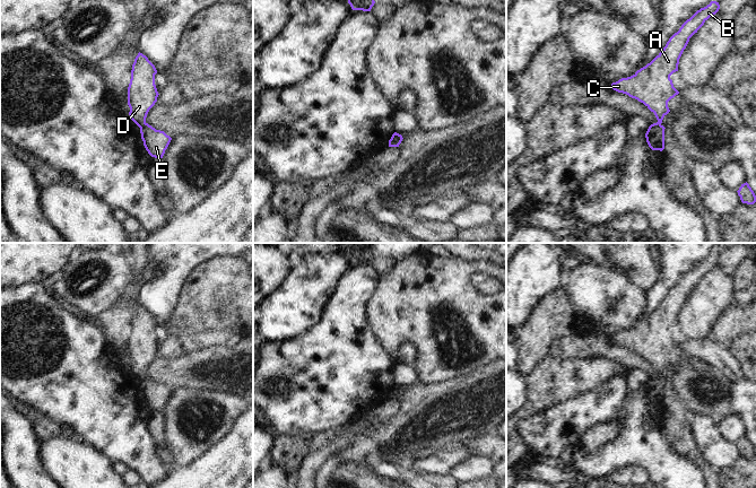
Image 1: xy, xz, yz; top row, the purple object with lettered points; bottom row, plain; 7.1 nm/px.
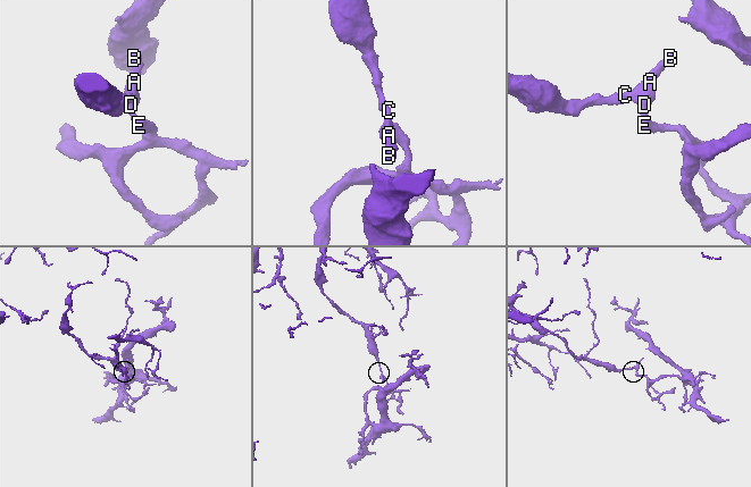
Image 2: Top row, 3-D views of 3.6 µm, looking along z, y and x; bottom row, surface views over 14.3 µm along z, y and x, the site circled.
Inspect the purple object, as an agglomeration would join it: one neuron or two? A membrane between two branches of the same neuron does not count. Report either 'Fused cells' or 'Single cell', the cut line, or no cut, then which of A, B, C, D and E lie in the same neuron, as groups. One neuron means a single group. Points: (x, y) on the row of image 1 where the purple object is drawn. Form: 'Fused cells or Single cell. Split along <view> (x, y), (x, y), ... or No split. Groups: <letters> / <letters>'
Fused cells. Split along xy (146, 123), (140, 128). Groups: A B C D / E

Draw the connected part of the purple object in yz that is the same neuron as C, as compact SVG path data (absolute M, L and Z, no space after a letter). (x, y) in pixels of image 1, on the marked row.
M711 1L706 7L697 10L669 38L663 50L650 63L633 76L612 82L612 89L643 103L654 113L657 124L661 125L663 117L670 112L668 102L679 94L674 87L670 76L678 71L679 59L689 38L719 9L719 2Z

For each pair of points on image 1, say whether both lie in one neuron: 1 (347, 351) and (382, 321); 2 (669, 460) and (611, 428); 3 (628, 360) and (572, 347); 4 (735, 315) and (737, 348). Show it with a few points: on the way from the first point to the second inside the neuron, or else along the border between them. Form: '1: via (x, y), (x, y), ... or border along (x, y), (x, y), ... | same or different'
1: border along (366, 303), (366, 321), (373, 334), (388, 350) | different
2: border along (616, 419), (618, 433), (598, 449) | different
3: via (615, 353), (605, 347), (585, 347) | same
4: border along (744, 334), (728, 349) | different

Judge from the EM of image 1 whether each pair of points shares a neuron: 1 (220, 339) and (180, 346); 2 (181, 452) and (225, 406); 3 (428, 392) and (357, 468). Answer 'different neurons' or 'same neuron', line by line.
1: same neuron
2: same neuron
3: different neurons

